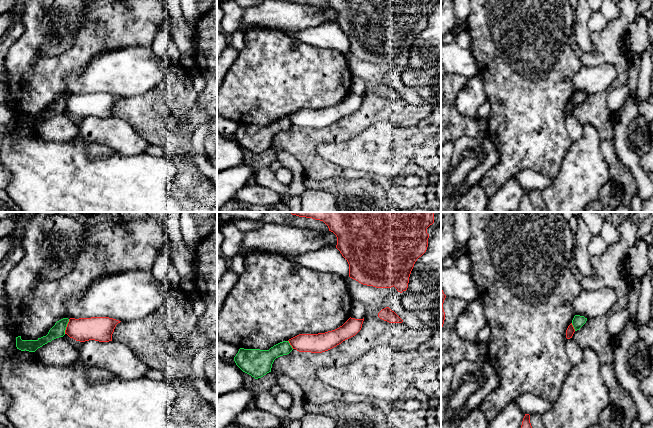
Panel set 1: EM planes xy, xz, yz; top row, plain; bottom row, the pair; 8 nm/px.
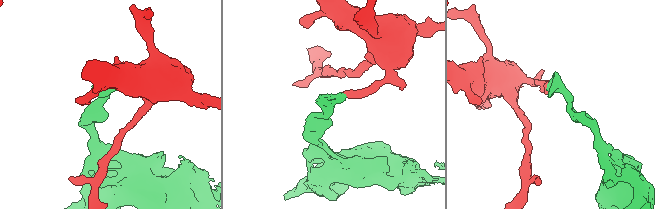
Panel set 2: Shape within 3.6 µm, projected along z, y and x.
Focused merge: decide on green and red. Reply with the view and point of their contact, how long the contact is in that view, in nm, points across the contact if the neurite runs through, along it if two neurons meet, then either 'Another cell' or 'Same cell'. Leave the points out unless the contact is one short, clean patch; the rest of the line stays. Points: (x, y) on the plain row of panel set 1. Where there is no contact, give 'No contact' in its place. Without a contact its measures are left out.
Touches green at xy (66, 102). Shared border 130 nm. Boundary: xy (69, 95), (64, 109). Another cell

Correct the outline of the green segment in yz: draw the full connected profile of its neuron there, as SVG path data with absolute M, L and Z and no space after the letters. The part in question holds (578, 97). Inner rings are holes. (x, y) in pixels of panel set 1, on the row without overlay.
M575 91L572 96L572 101L575 105L575 107L579 106L587 97L587 94L580 91Z

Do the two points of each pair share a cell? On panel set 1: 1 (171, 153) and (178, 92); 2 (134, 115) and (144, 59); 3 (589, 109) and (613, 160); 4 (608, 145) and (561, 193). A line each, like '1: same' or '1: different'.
1: same
2: different
3: different
4: different

